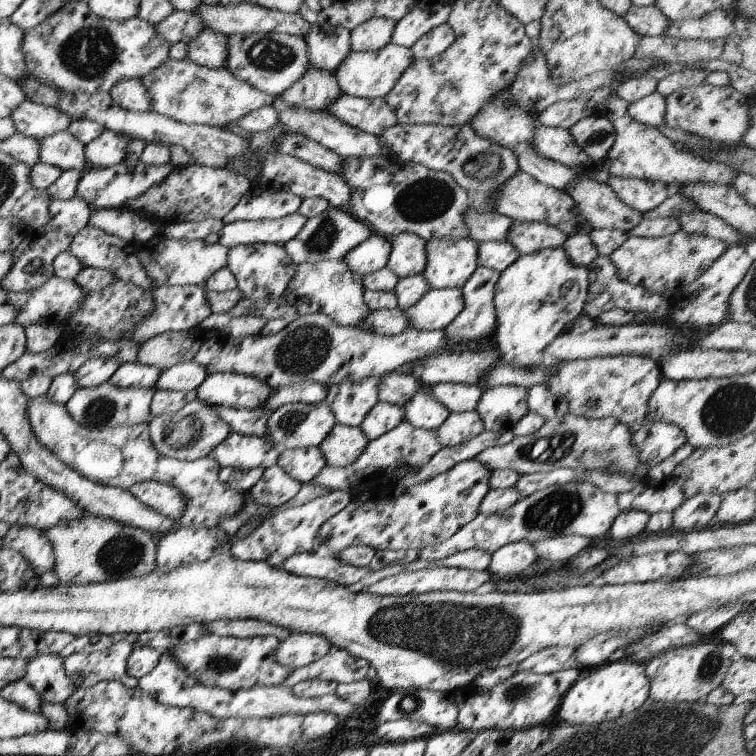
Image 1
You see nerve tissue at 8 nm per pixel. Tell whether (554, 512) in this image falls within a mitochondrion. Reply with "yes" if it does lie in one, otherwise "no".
yes

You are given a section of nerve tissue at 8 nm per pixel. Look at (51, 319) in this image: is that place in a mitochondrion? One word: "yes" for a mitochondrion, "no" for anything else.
no

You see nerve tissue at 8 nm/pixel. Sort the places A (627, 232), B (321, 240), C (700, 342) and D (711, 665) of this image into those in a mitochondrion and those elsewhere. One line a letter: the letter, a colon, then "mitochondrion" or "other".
A: other
B: mitochondrion
C: other
D: mitochondrion

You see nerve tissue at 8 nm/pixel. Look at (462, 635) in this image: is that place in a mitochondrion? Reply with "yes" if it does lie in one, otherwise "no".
yes

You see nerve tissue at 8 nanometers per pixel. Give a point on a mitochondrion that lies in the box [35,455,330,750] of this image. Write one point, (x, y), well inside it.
(123, 553)

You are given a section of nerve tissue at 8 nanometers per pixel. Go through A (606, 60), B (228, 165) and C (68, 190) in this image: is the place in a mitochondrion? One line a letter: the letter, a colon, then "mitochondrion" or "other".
A: other
B: other
C: other

